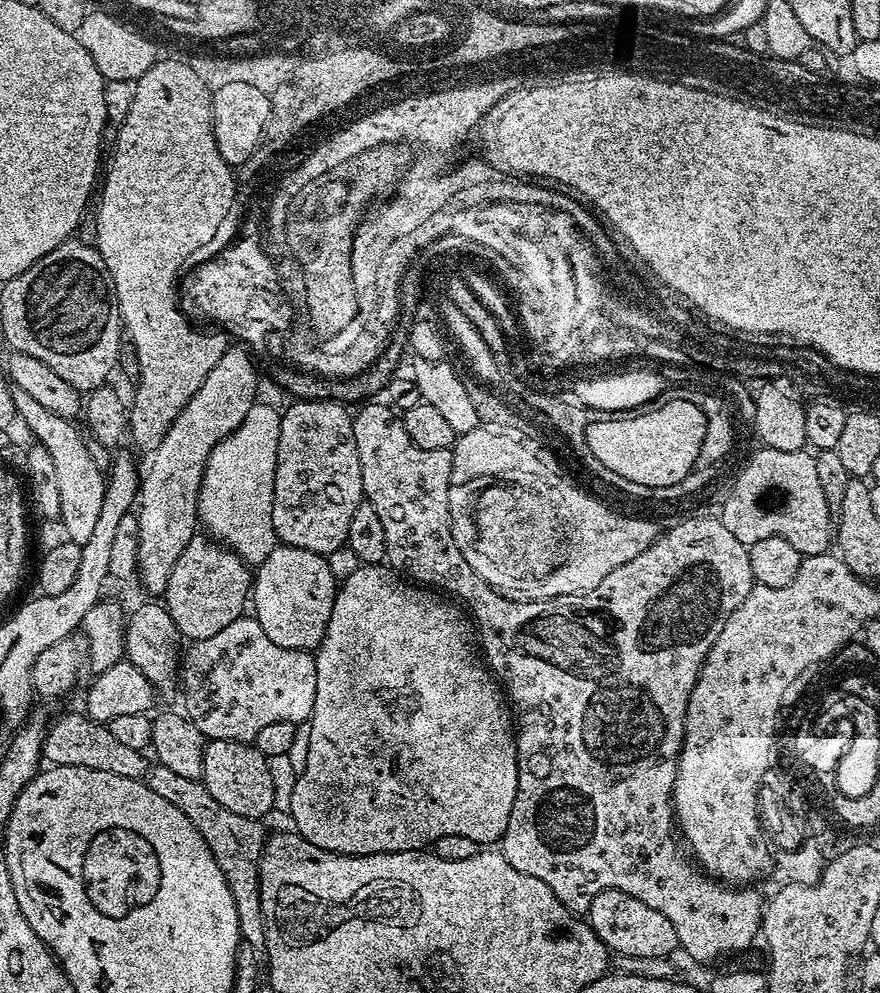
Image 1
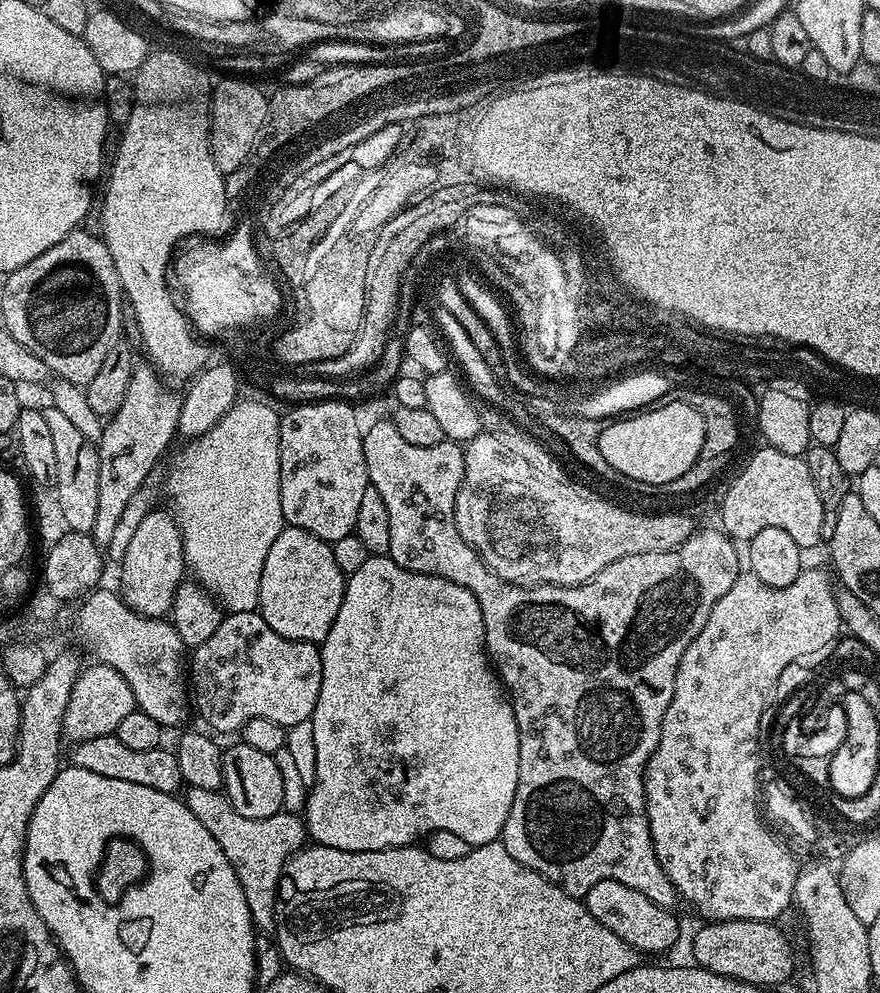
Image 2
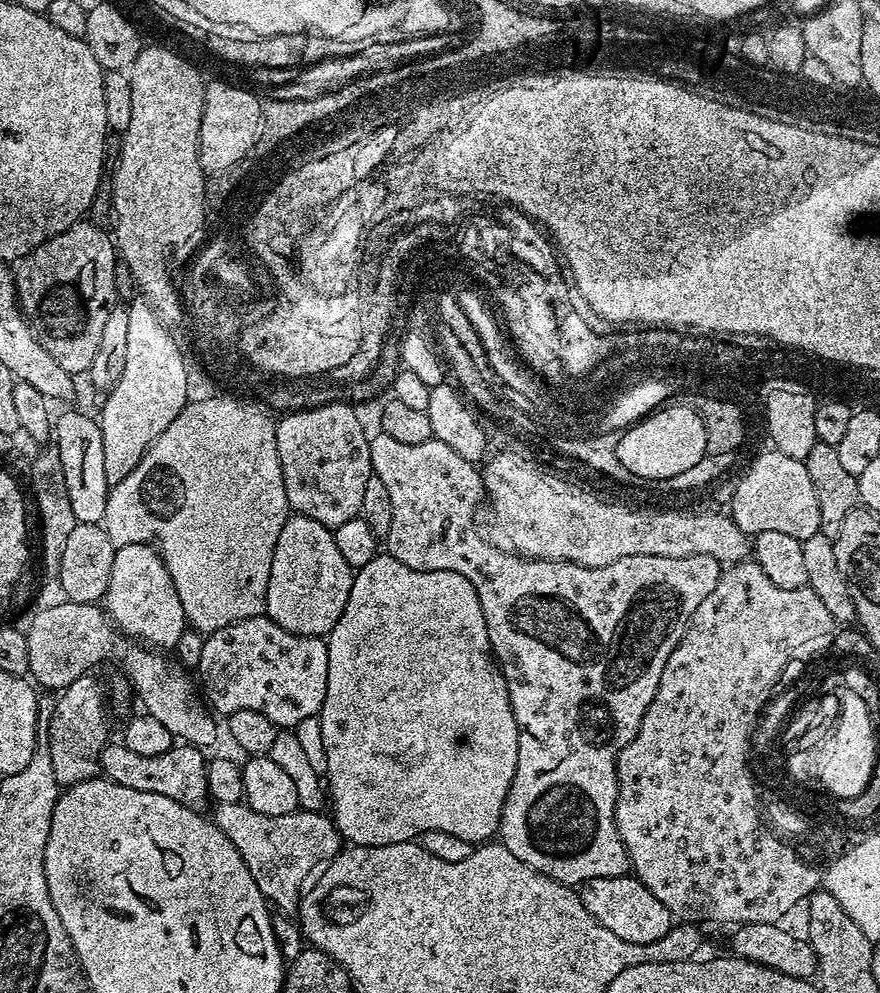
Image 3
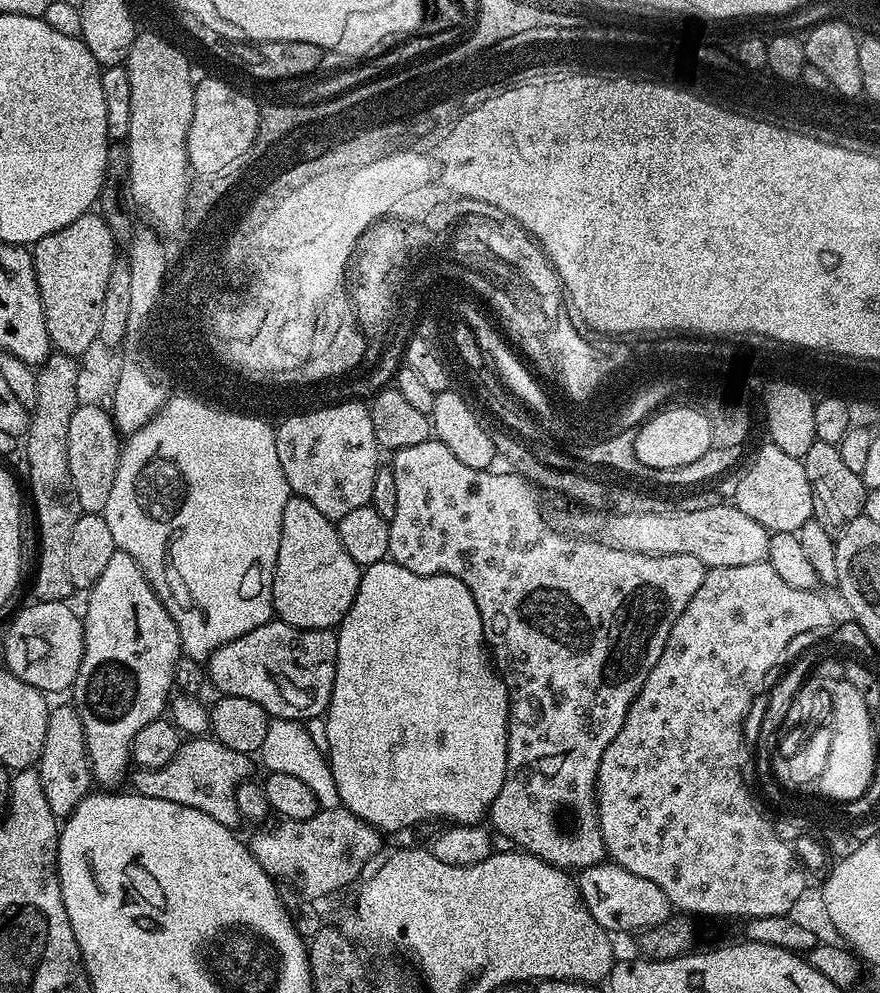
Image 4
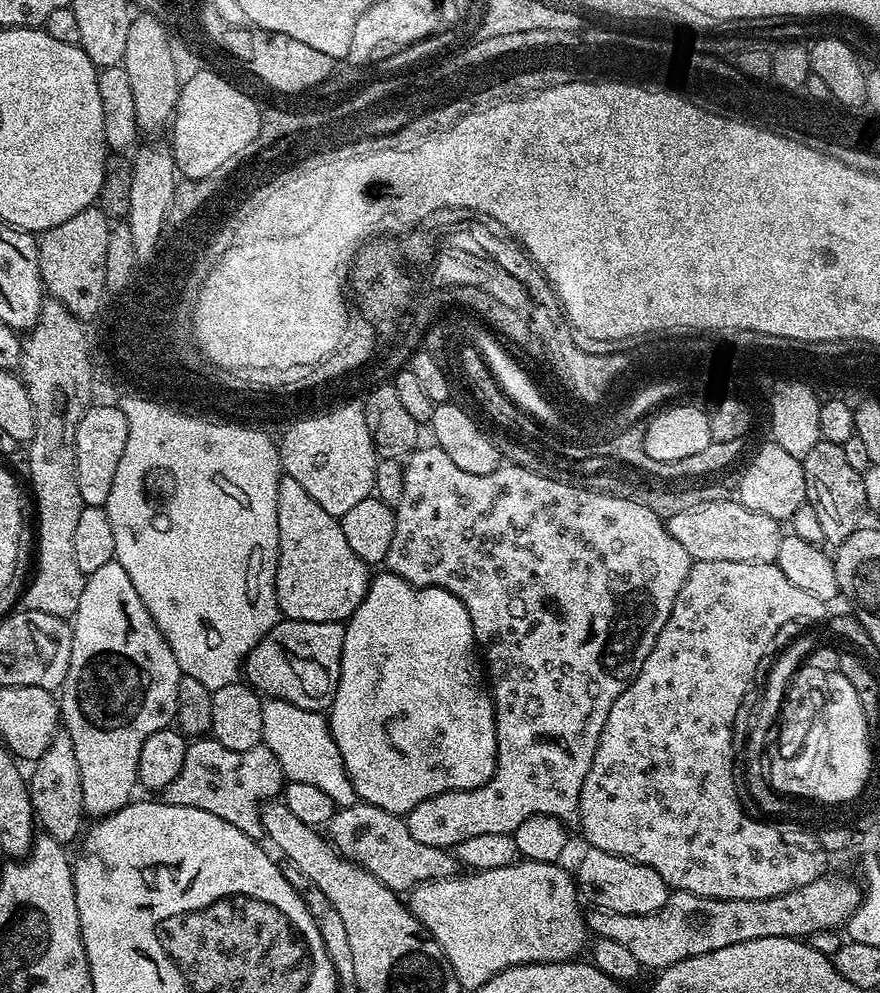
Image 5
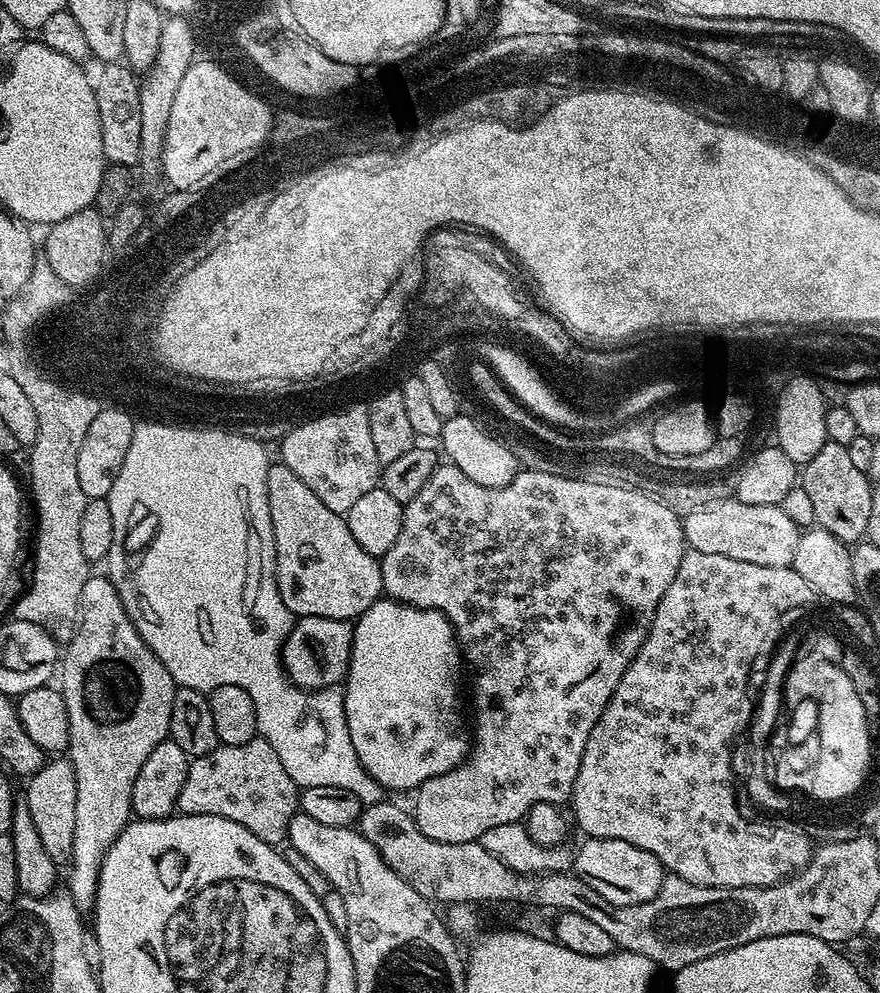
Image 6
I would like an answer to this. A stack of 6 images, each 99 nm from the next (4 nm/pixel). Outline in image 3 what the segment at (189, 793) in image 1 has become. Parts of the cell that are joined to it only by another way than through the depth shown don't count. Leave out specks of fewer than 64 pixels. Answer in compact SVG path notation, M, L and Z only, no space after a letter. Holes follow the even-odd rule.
M243 802L216 804L214 810L216 810L214 823L218 826L218 830L222 830L226 834L226 838L230 838L230 842L234 842L234 850L238 850L238 854L242 854L242 862L246 862L246 866L250 870L250 878L254 878L254 882L258 882L258 890L262 890L265 900L273 909L280 908L276 910L284 914L292 914L297 911L302 895L300 883L308 875L310 875L309 877L313 875L312 867L320 863L323 865L342 851L340 831L336 829L331 815L324 812L297 810L290 814L271 816L270 814L258 814L249 804Z

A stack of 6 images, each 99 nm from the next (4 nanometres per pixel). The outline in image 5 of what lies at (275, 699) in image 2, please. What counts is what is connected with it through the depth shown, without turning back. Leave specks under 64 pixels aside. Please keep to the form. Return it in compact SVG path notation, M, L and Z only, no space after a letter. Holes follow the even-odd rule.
M281 619L254 646L242 669L247 683L268 698L279 698L302 710L331 709L338 690L344 624Z

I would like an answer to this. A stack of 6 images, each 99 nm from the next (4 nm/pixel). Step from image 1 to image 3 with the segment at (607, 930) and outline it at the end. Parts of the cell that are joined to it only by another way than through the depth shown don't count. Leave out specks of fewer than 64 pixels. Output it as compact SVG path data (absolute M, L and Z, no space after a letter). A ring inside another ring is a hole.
M635 875L594 878L579 885L578 891L586 910L590 910L590 914L594 914L594 918L602 922L606 930L618 934L618 938L626 942L658 942L658 938L665 936L673 926L672 912L666 910L666 906L662 906L662 902L658 902L658 898L654 898L654 894L650 894L650 890L646 890L646 886Z

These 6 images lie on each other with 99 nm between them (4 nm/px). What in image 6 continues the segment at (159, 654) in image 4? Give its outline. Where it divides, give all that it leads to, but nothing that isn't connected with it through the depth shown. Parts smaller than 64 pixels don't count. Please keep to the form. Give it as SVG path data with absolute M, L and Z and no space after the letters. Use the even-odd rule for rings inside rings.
M89 575L86 586L82 586L80 607L82 615L76 625L76 633L67 641L62 652L58 688L64 693L66 714L70 718L70 742L66 756L74 766L74 782L78 782L78 799L74 809L74 850L67 869L66 891L74 906L78 906L82 914L88 914L96 906L98 874L102 870L102 862L110 846L114 846L124 827L133 819L134 778L138 778L142 762L150 758L150 750L169 739L170 706L174 706L178 685L174 678L170 678L170 670L162 666L154 650L146 646L142 634L138 634L134 622L126 614L126 606L122 606L118 590L107 575Z

